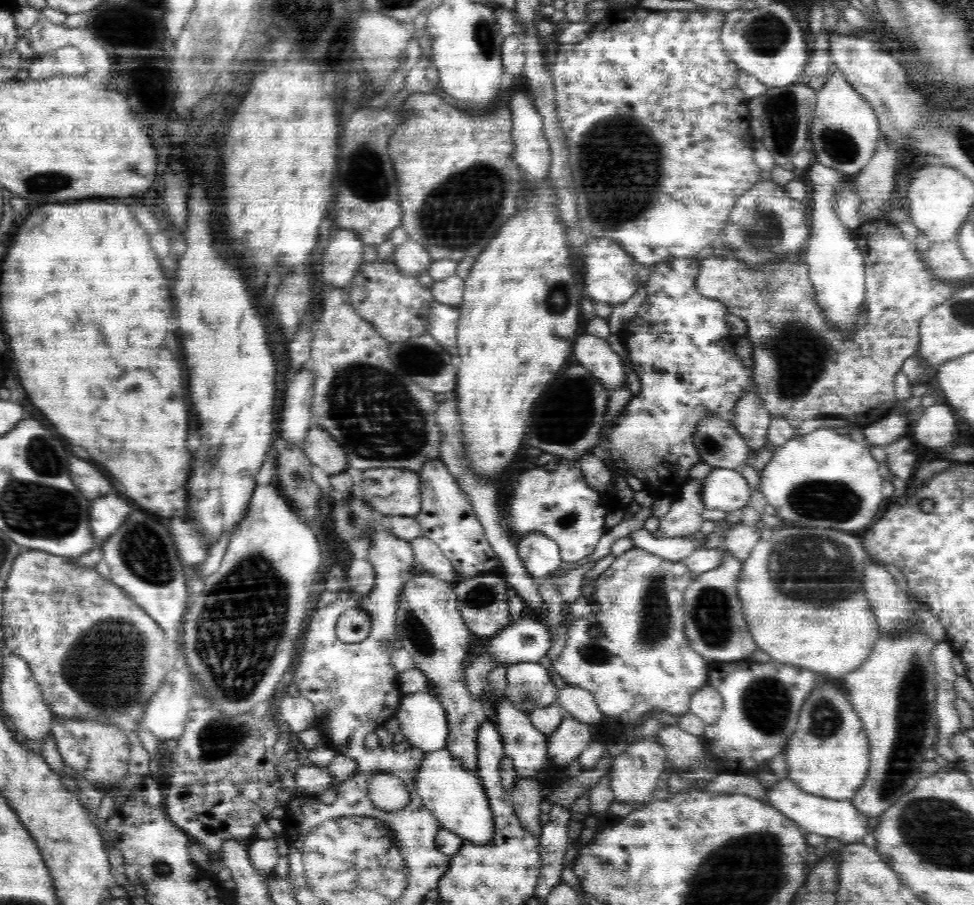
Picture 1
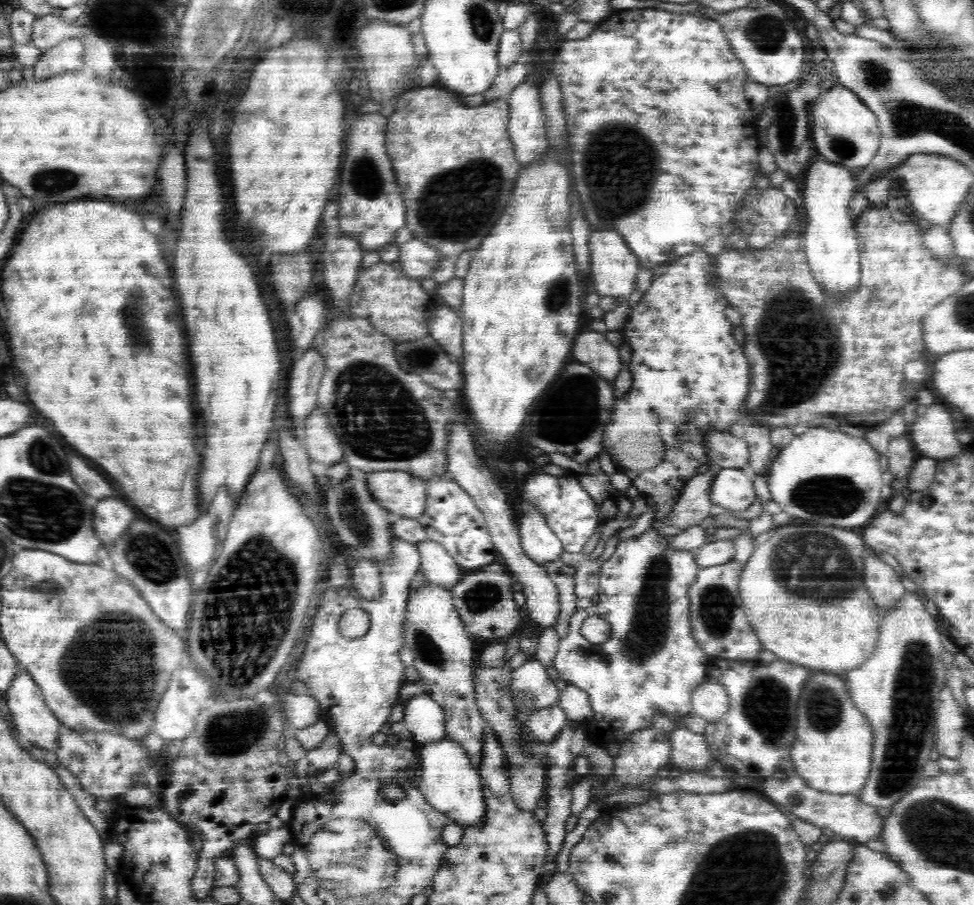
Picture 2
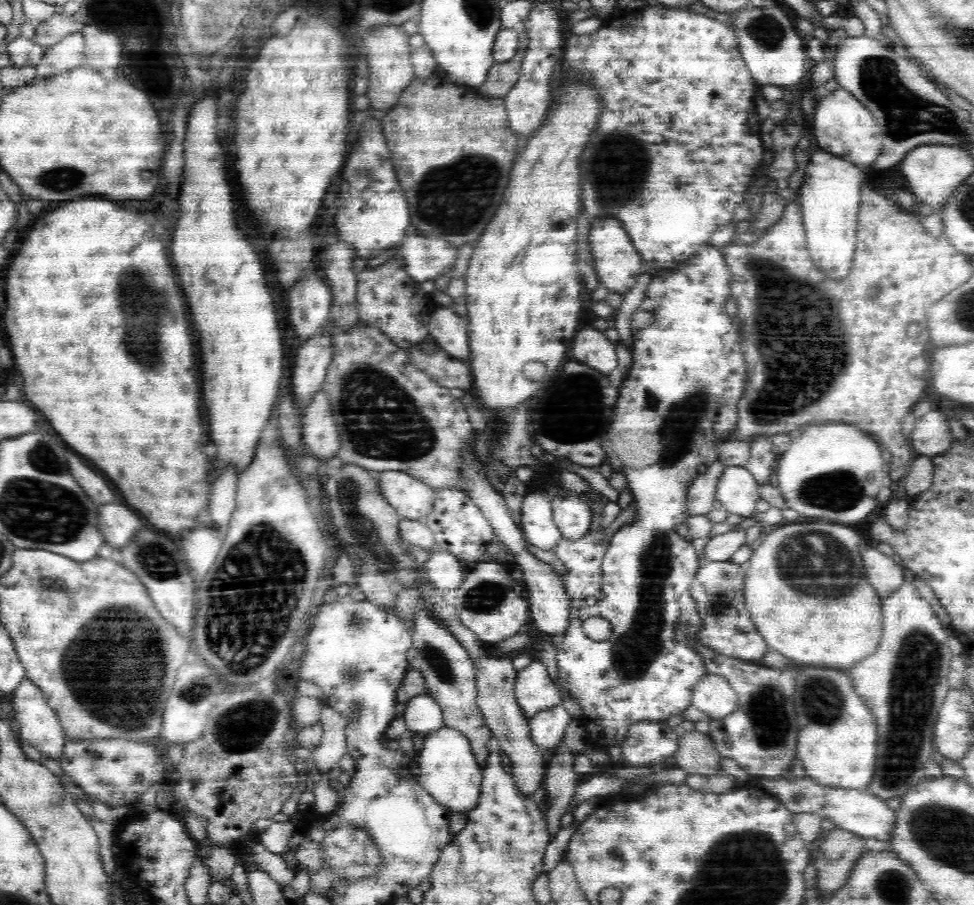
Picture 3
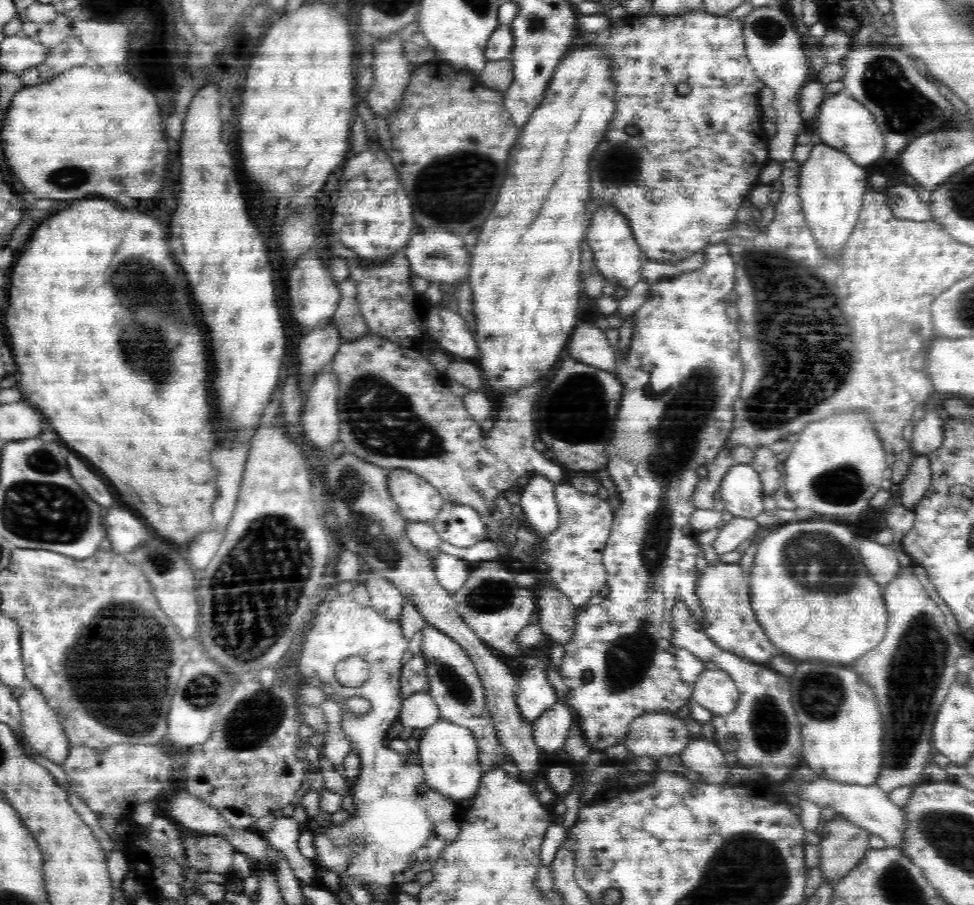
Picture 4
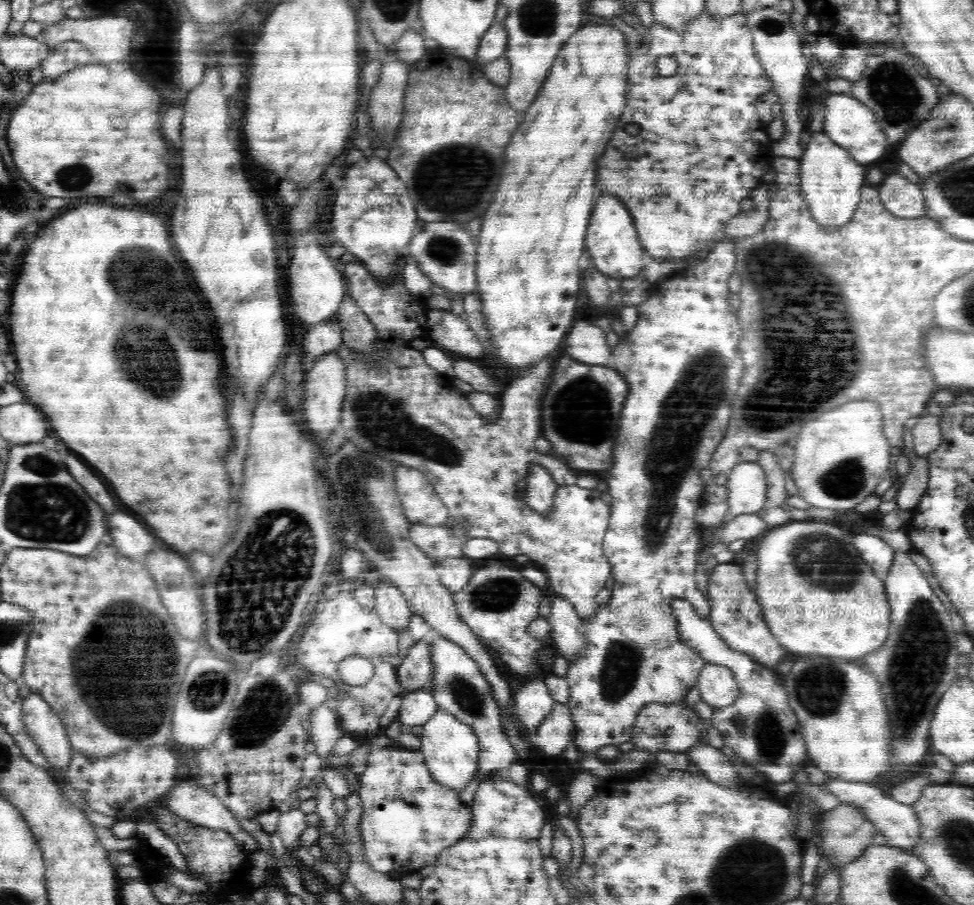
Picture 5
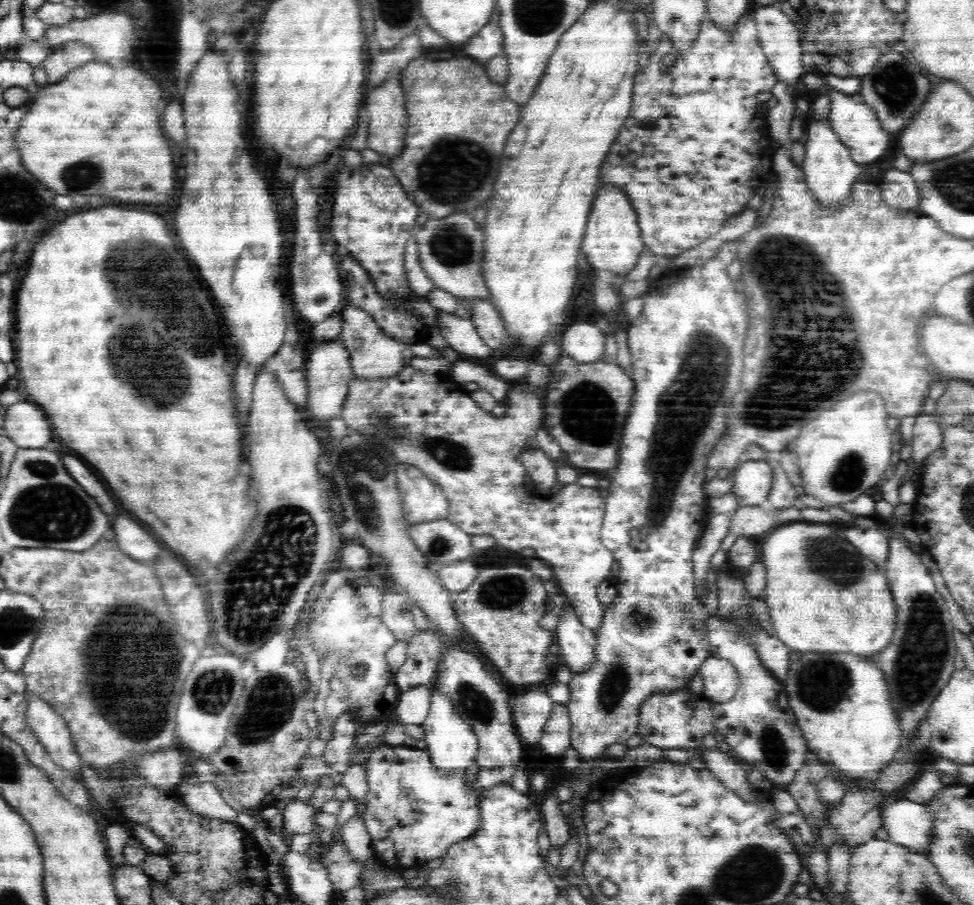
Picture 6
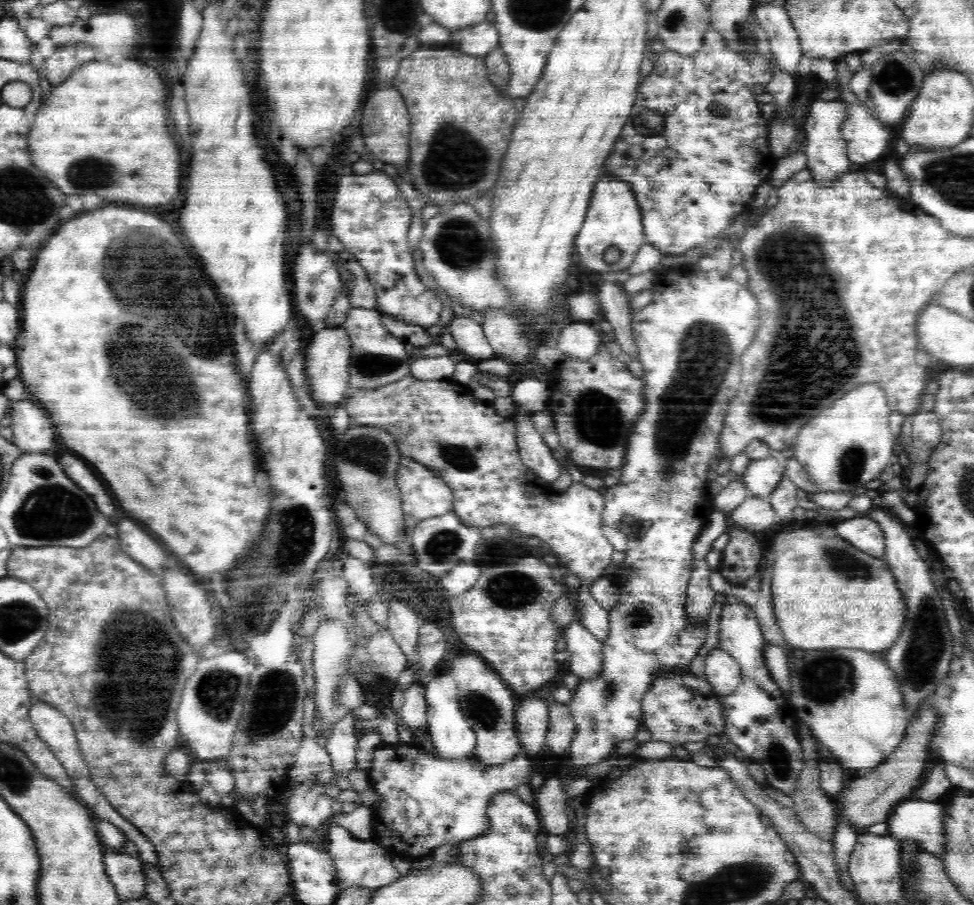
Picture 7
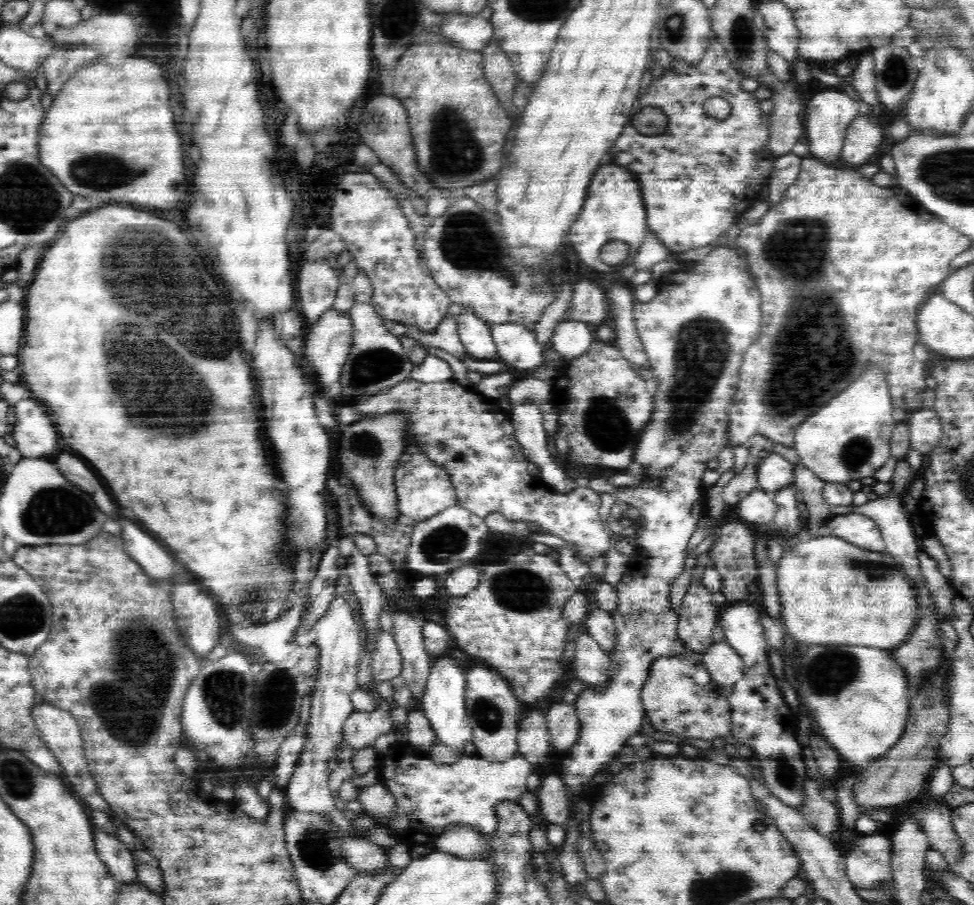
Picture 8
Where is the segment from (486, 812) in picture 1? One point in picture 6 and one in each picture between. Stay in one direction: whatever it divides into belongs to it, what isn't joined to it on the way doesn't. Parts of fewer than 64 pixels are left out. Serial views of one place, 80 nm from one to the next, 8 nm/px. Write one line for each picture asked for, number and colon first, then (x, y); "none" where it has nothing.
2: (449, 782)
3: (449, 772)
4: (448, 752)
5: (451, 749)
6: (451, 743)

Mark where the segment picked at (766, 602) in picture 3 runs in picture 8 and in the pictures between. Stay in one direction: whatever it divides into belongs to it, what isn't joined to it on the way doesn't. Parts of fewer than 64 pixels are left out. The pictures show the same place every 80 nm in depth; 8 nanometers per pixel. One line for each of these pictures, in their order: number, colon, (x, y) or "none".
4: (810, 592)
5: (817, 595)
6: (823, 596)
7: (825, 593)
8: (832, 592)

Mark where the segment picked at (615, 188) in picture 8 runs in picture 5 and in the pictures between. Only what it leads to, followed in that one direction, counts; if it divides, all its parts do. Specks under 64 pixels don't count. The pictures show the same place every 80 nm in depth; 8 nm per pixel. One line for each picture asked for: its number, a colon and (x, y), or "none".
5: (611, 239)
6: (612, 241)
7: (613, 218)

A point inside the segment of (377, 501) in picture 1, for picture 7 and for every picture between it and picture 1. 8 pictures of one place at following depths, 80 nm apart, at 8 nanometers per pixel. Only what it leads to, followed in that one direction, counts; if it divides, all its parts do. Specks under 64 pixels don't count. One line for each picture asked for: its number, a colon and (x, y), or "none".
2: (401, 493)
3: (413, 499)
4: (418, 501)
5: (421, 504)
6: (423, 501)
7: (423, 495)

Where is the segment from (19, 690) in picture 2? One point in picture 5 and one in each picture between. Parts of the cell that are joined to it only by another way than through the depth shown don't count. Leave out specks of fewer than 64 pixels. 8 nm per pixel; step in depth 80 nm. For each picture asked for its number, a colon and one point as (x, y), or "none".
3: (39, 725)
4: (41, 728)
5: (44, 726)

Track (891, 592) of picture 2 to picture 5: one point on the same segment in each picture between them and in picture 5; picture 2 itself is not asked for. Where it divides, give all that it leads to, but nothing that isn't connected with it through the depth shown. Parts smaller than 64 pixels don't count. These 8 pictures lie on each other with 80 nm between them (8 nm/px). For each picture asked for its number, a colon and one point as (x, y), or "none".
3: (883, 573)
4: (881, 562)
5: (875, 552)

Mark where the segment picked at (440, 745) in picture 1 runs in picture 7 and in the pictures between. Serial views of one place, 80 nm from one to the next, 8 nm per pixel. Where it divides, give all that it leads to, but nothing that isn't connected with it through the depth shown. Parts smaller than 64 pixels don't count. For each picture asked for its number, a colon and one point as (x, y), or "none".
2: (423, 717)
3: (422, 714)
4: (419, 710)
5: (417, 707)
6: (413, 707)
7: (413, 712)

